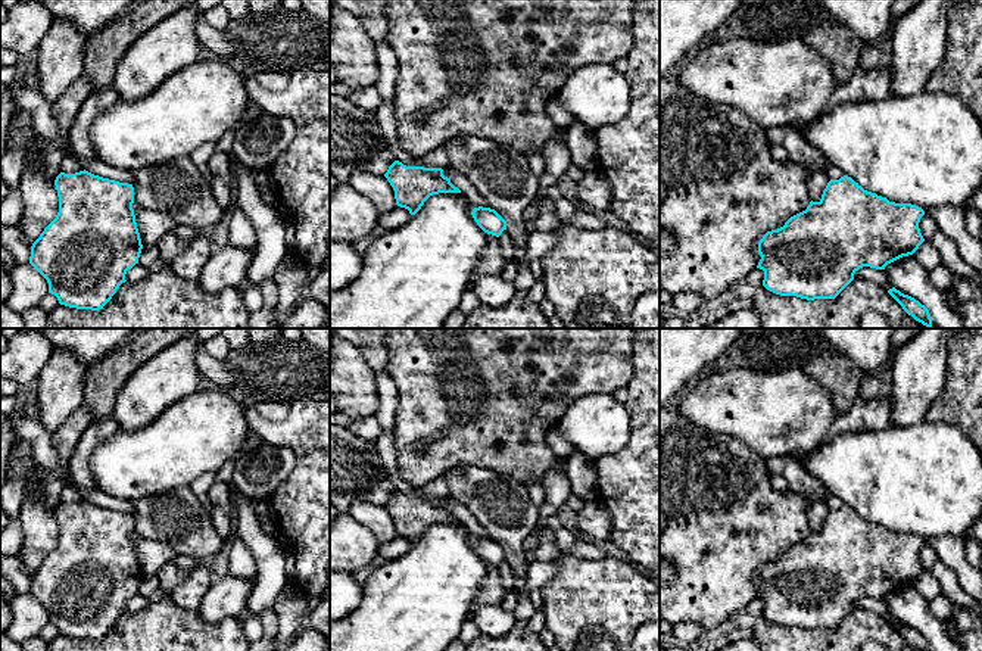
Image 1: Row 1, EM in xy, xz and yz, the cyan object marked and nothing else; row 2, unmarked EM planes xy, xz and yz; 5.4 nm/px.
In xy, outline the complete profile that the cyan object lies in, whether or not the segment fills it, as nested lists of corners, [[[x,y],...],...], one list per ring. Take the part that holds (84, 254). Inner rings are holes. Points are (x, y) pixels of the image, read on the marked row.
[[[85,169],[75,174],[60,172],[54,186],[59,196],[59,212],[32,243],[29,264],[47,280],[49,293],[54,295],[60,305],[99,311],[127,281],[125,274],[138,264],[143,249],[133,209],[134,187],[128,183],[94,175]]]

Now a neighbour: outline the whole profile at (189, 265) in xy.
[[[200,233],[188,240],[187,249],[175,256],[168,268],[184,280],[197,281],[211,255],[212,244],[208,233]]]

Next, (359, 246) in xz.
[[[377,224],[372,231],[365,236],[364,239],[352,243],[353,244],[353,249],[359,253],[359,255],[364,255],[364,252],[368,249],[368,246],[375,240],[378,239],[380,236],[383,236],[386,233],[386,230]]]

